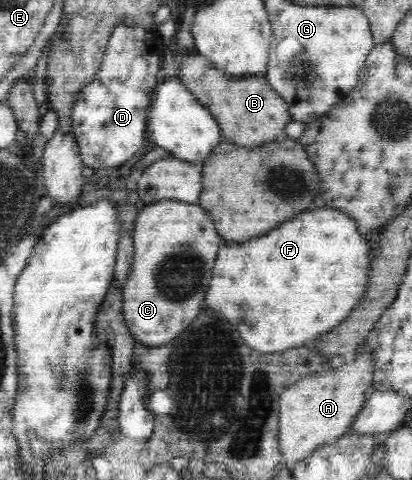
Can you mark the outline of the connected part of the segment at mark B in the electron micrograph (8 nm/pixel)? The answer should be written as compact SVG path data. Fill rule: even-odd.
M185 55L178 58L179 70L177 78L189 89L193 96L201 104L208 108L208 111L221 120L221 128L225 128L225 140L252 149L275 140L285 126L292 120L292 115L288 111L288 104L271 88L266 78L244 78L233 75L221 76L221 72L213 72L205 60L201 60L201 55Z

